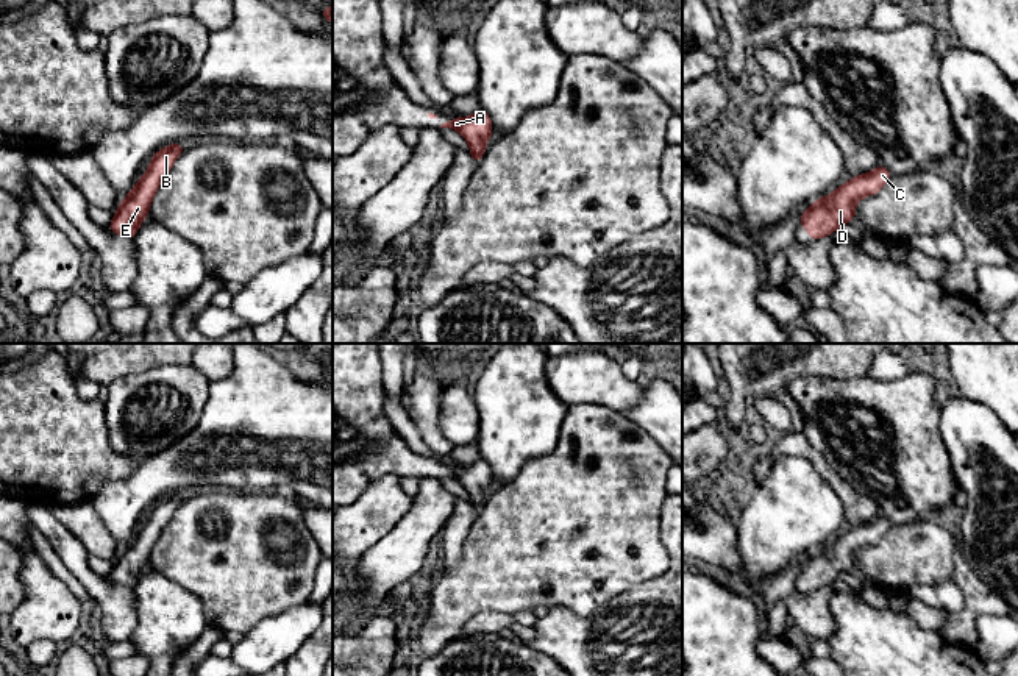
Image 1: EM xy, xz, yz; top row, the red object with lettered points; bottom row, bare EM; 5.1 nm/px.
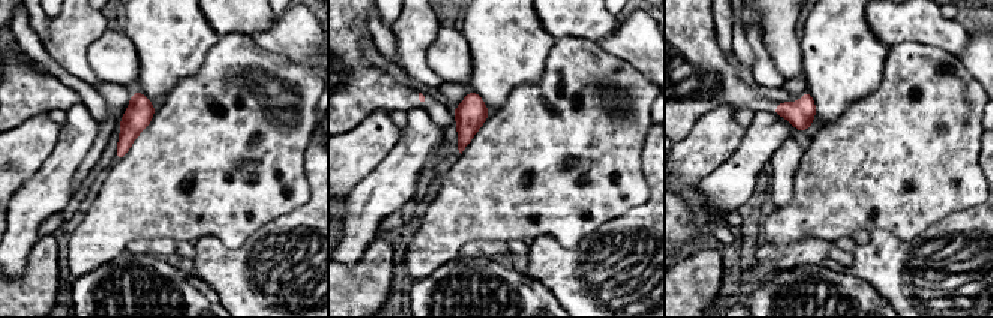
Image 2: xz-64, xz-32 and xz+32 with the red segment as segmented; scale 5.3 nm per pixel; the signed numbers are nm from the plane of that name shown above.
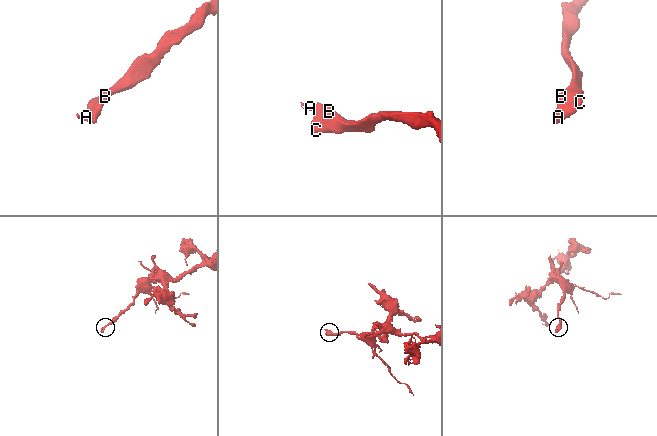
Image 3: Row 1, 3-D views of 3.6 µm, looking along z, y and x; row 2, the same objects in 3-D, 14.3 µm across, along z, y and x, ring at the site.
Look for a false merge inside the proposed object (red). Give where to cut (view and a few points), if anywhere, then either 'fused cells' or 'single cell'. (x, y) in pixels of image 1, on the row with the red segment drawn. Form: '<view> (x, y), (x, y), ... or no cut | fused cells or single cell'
no cut | single cell

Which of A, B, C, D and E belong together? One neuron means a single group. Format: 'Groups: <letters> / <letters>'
Groups: A B C D E

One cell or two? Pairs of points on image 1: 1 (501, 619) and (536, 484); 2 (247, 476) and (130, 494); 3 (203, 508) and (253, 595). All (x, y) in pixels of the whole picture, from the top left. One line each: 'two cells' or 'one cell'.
1: two cells
2: one cell
3: one cell

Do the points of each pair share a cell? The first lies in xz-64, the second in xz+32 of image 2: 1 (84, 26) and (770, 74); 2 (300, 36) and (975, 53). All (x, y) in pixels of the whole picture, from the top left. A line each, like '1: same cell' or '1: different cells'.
1: same cell
2: same cell

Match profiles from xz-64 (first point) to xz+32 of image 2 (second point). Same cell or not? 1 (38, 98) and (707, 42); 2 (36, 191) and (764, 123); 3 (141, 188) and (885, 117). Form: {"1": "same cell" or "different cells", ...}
{"1": "same cell", "2": "same cell", "3": "same cell"}

